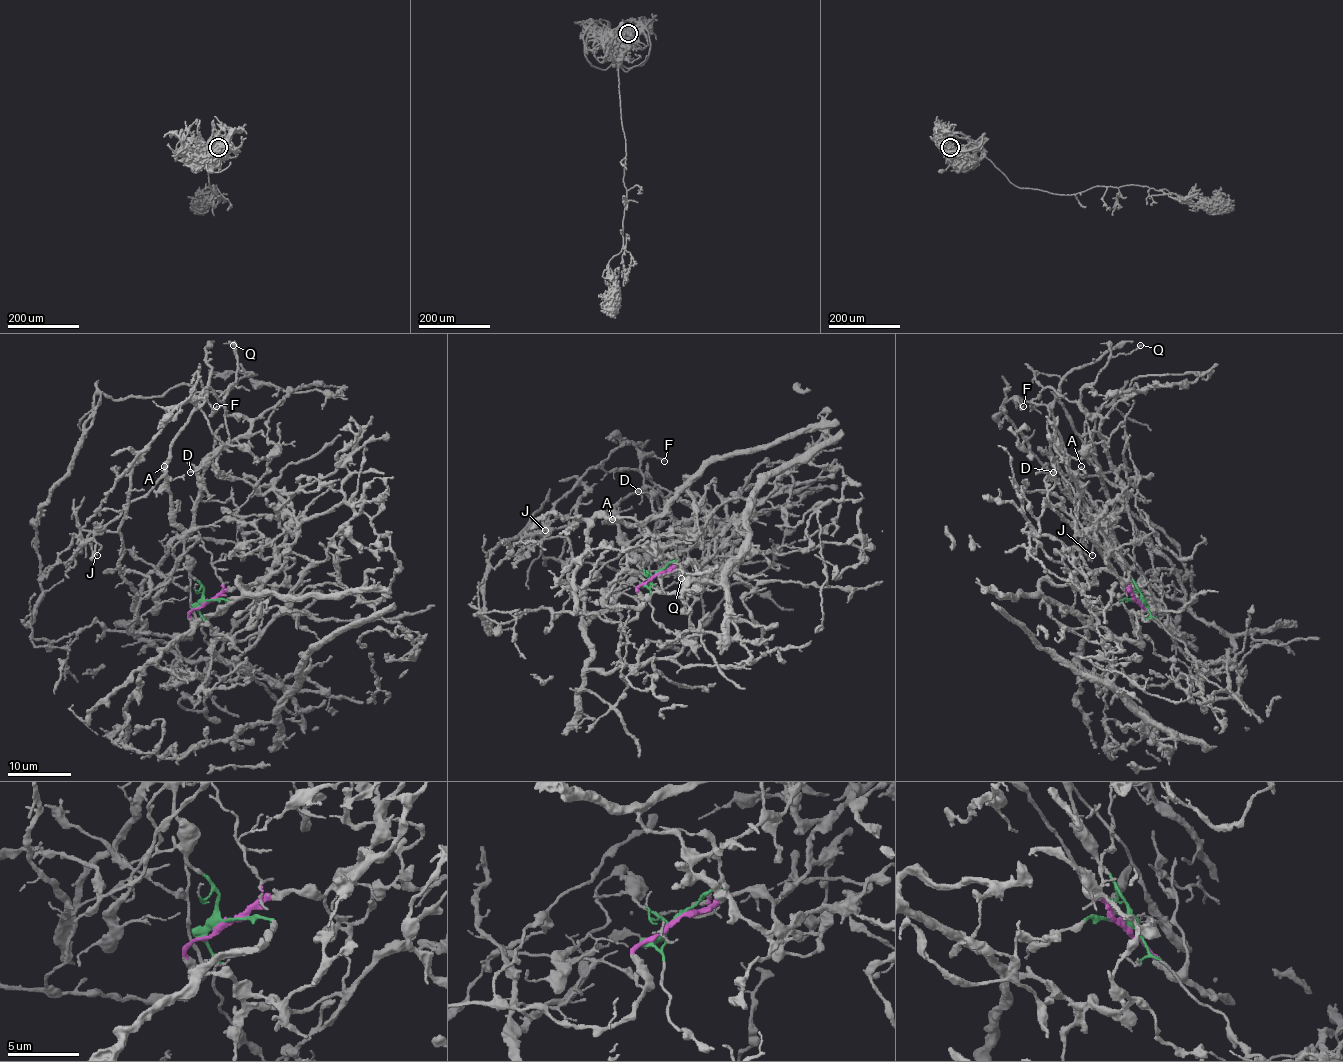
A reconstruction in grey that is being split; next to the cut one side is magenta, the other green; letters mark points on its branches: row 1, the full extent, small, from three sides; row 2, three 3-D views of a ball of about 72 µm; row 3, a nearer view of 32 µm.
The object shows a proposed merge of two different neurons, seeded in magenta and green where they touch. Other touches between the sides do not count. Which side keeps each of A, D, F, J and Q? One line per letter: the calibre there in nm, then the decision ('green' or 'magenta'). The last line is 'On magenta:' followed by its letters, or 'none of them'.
A: 160 nm thick; green
D: 120 nm thick; green
F: 140 nm thick; green
J: 160 nm thick; green
Q: 140 nm thick; magenta
On magenta: Q

